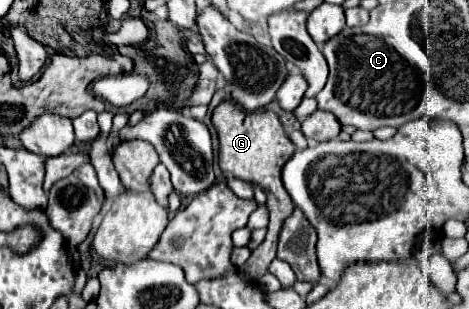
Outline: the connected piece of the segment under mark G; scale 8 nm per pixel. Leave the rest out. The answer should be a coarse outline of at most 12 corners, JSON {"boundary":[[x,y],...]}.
{"boundary":[[233,102],[213,112],[219,166],[261,186],[267,236],[241,270],[255,282],[295,208],[281,182],[293,156],[275,112]]}

